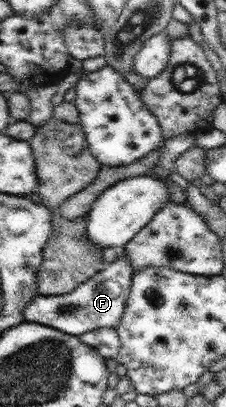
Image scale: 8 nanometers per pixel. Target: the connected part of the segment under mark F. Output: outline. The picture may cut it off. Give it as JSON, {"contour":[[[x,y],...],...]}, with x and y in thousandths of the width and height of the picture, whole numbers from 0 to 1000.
{"contour":[[[549,604],[531,612],[535,624],[518,639],[469,649],[460,661],[314,717],[283,725],[155,725],[111,754],[111,789],[217,799],[332,826],[438,803],[500,803],[518,811],[518,794],[553,764],[553,740],[580,717],[588,678],[580,639],[549,617]]]}

